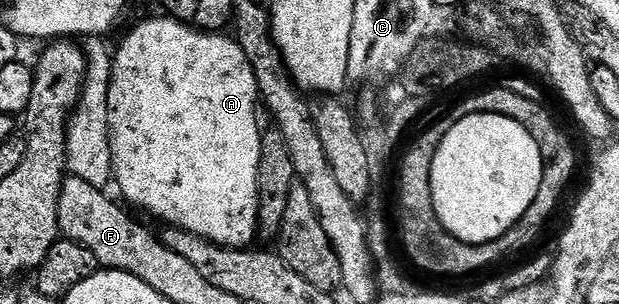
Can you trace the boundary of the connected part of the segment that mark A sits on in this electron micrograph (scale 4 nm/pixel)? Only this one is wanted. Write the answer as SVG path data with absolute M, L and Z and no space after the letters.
M175 18L168 20L144 20L124 41L120 49L115 49L112 61L112 81L108 99L108 129L110 130L110 150L112 151L112 175L114 184L136 208L165 220L165 225L182 232L192 232L221 248L247 249L252 239L256 240L257 220L259 218L258 168L260 164L261 129L256 120L259 92L253 67L239 43L216 32L195 29Z

